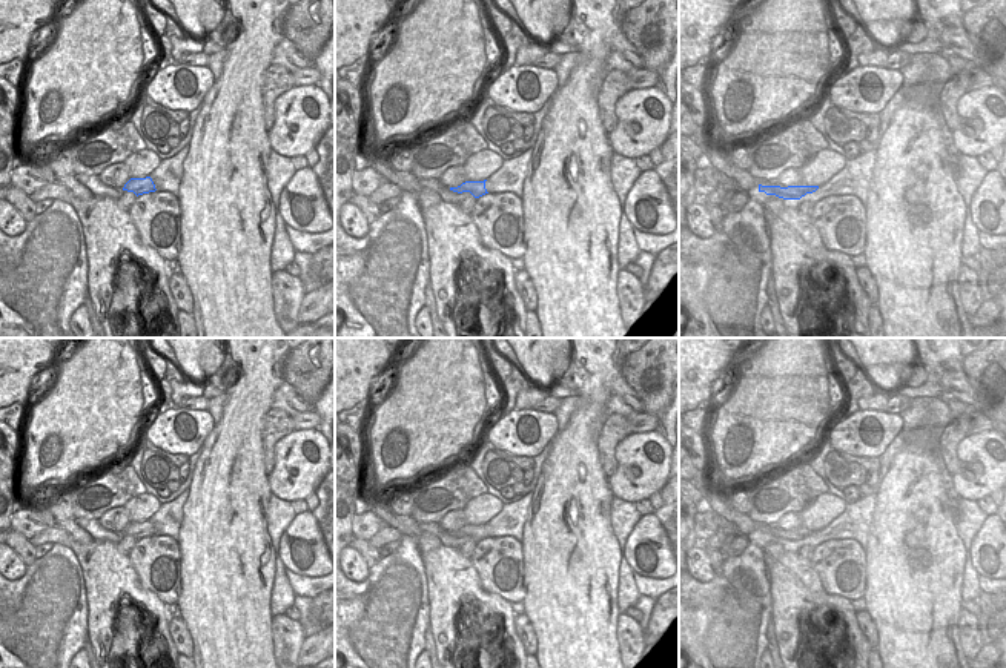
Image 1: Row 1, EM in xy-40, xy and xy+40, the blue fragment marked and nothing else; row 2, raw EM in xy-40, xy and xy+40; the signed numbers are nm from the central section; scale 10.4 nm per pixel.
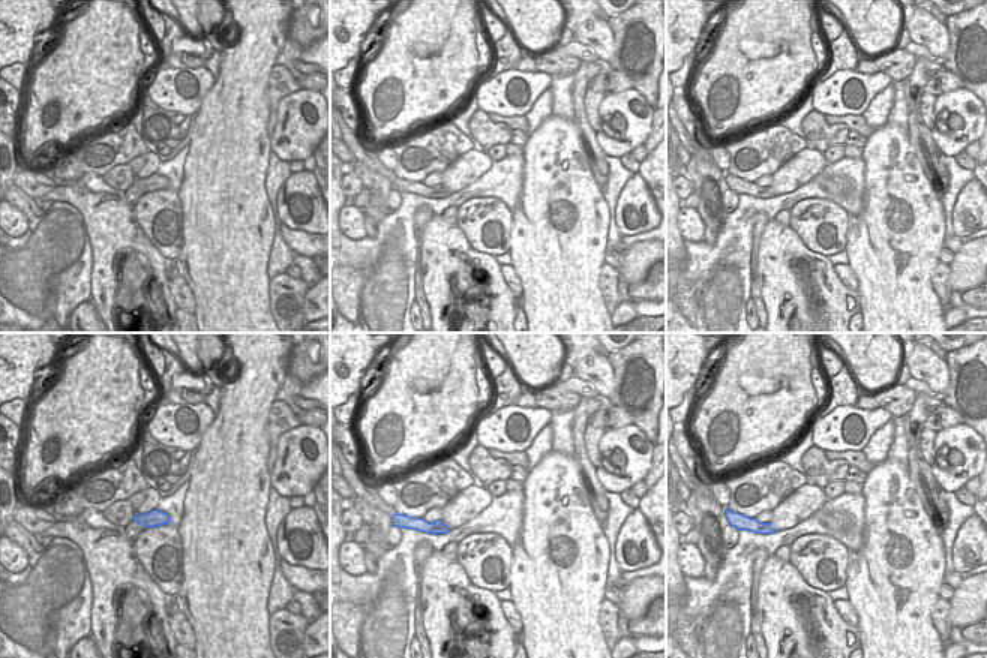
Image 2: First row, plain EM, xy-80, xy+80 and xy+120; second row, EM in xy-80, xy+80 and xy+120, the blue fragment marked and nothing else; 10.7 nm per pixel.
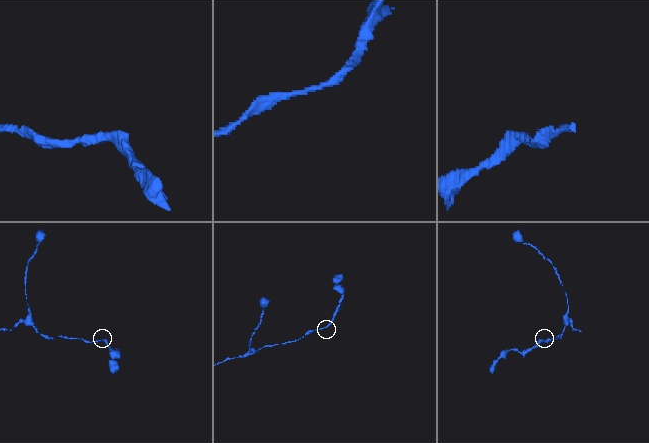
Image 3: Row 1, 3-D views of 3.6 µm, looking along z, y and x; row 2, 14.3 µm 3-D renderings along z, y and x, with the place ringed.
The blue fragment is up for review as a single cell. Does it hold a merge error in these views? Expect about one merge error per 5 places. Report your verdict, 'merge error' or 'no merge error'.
no merge error

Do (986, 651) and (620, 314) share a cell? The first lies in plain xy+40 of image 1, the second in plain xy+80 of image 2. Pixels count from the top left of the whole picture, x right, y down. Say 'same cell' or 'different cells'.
same cell

